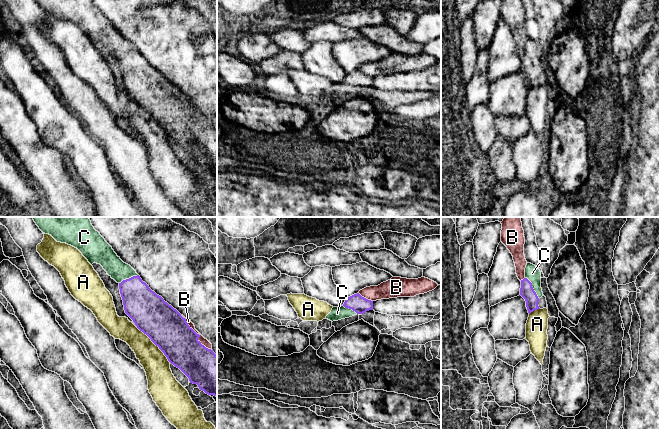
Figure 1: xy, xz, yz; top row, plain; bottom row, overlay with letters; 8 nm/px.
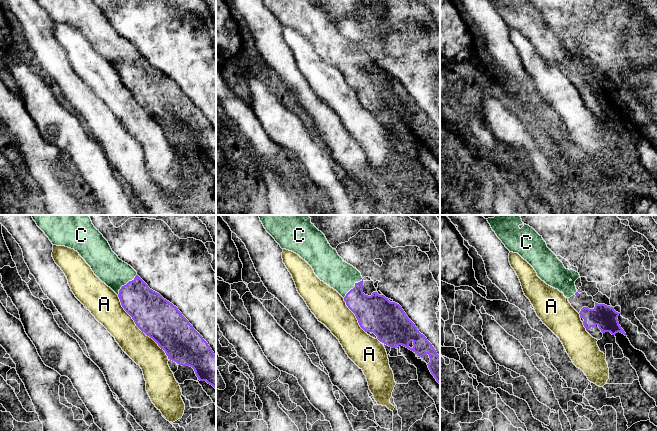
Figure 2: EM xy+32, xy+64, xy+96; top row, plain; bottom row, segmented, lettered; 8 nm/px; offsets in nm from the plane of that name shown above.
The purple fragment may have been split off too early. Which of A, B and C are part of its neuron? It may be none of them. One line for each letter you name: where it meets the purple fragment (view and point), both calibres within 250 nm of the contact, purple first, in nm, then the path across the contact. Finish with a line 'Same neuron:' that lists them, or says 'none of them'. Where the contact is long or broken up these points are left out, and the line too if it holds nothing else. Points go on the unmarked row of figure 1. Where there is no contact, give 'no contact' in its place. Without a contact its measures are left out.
C: yz (532, 64) | 110/120 nm | across yz (527, 68), (532, 64), (532, 49)
Same neuron: C

